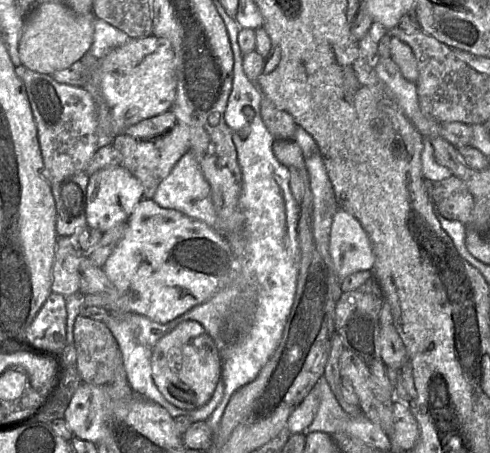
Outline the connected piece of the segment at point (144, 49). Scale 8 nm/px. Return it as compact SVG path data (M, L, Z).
M151 34L132 38L100 61L99 90L111 115L114 137L139 121L171 109L176 95L174 53L170 43Z

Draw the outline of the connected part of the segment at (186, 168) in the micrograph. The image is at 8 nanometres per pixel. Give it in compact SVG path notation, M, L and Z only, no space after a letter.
M188 150L180 158L168 176L159 184L152 200L162 208L178 211L207 224L211 228L218 227L218 219L212 203L210 186L191 150Z

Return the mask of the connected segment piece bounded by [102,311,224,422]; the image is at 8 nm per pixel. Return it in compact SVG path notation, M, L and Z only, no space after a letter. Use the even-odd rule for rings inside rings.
M108 311L108 316L102 322L107 326L118 343L127 381L135 393L160 404L174 419L179 416L186 416L192 422L208 420L224 395L224 383L221 380L218 382L211 399L204 406L195 410L183 410L169 403L158 390L153 380L151 367L153 348L164 335L175 328L173 327L174 320L168 323L158 323L139 314L111 314Z

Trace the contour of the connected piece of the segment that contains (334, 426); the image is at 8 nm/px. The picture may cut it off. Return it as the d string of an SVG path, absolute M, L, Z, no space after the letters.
M324 376L316 384L320 405L306 433L322 432L332 435L345 427L350 416L338 404Z

